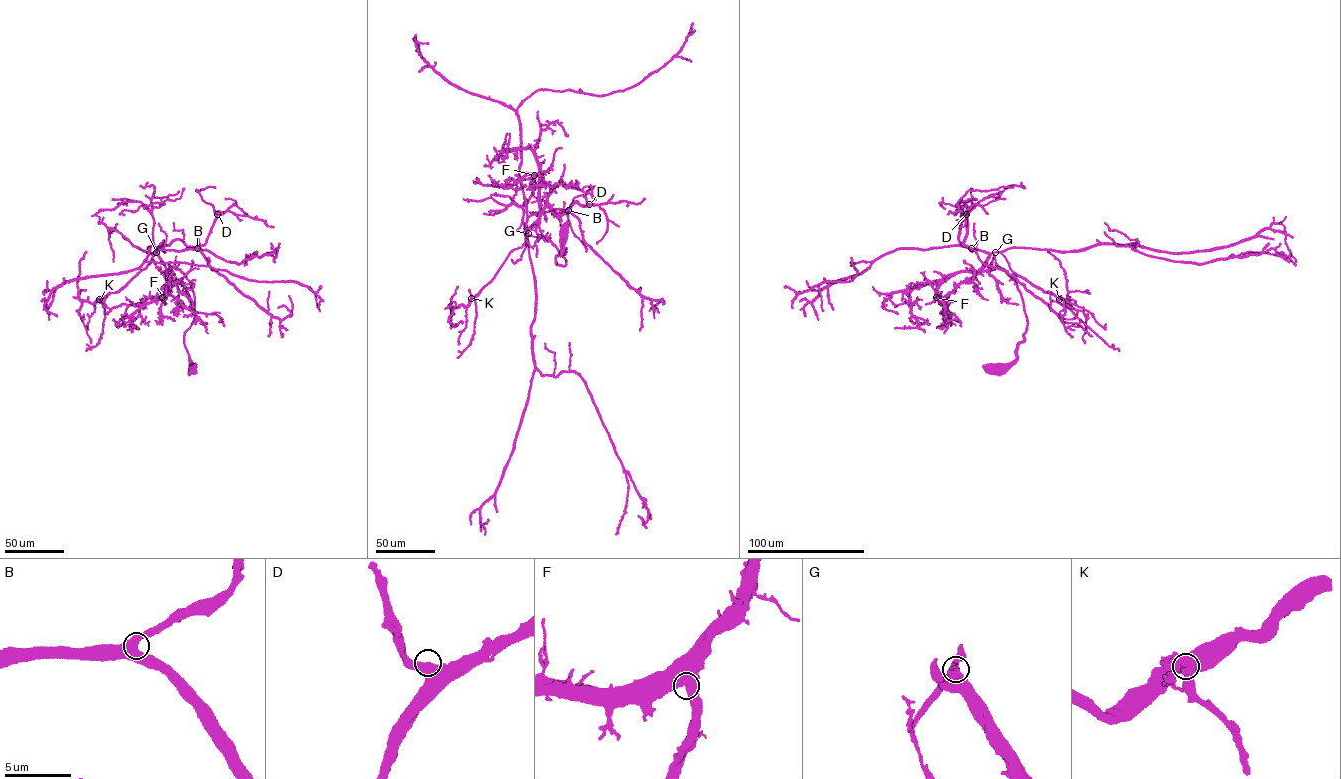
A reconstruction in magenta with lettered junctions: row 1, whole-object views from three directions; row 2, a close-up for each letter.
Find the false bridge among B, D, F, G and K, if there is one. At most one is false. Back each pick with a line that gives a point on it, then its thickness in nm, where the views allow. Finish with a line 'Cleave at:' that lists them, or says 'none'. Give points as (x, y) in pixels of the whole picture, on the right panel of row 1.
Cleave at: none

